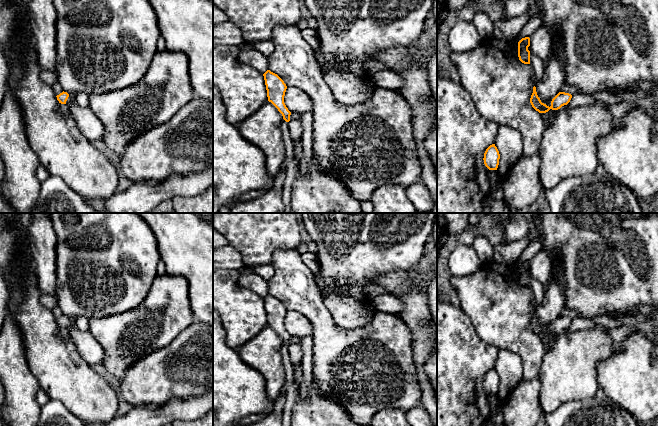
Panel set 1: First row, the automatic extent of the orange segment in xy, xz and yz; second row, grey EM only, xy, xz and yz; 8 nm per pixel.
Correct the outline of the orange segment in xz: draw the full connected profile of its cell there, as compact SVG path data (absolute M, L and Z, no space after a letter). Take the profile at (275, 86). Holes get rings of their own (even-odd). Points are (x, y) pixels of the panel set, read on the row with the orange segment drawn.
M267 70L264 74L264 80L267 90L268 101L271 102L278 111L282 114L283 119L288 123L290 136L292 141L301 141L303 133L303 124L301 119L291 120L291 112L284 103L284 96L287 89L284 81L275 73Z

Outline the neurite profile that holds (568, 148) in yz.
M606 102L567 108L567 105L556 110L551 119L545 123L542 134L539 155L541 158L539 180L543 190L553 188L561 180L570 177L581 177L595 173L599 164L597 157L597 140L606 136L612 130L613 115L606 106Z

